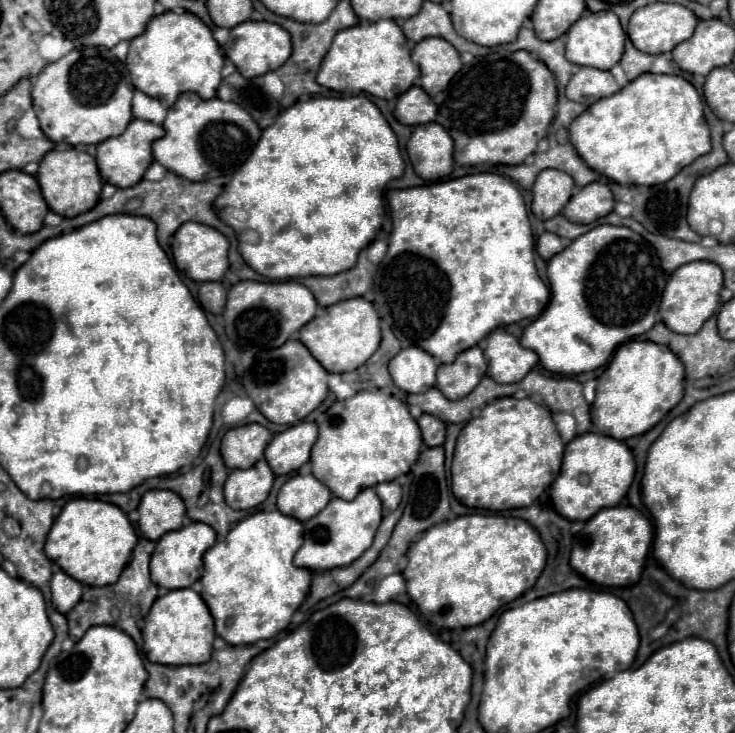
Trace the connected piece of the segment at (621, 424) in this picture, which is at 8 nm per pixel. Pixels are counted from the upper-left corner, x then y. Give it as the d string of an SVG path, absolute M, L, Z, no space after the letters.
M630 340L614 352L608 368L600 374L596 400L591 406L592 428L588 432L606 434L626 444L628 438L654 428L684 396L684 366L670 348L648 342Z

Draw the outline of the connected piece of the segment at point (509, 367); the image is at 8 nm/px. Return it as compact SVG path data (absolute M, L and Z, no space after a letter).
M500 328L490 332L486 340L488 346L484 352L488 360L488 376L492 380L498 380L502 384L520 382L538 364L536 352L522 348L512 334Z

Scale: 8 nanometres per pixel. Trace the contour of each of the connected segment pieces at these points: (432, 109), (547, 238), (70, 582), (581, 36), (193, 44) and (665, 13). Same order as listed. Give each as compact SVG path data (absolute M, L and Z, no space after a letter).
M412 86L398 98L394 116L398 122L408 124L408 126L426 124L436 118L436 104L422 88Z
M544 232L536 242L536 250L544 260L550 260L554 254L562 252L562 248L564 248L564 244L562 244L560 236L554 232Z
M56 570L50 580L51 602L58 612L66 614L82 596L82 584L78 584L74 578L66 576L66 572Z
M596 12L590 16L582 16L570 26L570 32L566 32L566 58L578 66L610 70L622 58L624 40L626 34L620 26L618 16L614 16L614 12Z
M164 12L148 22L142 36L130 40L126 64L134 88L170 108L182 92L196 92L202 100L214 98L222 82L224 54L212 36L212 30L198 16L190 12Z
M654 2L654 4L648 4L646 8L638 8L638 12L634 12L634 16L630 18L630 24L628 24L628 36L640 52L664 54L664 52L672 52L672 48L676 44L680 44L682 40L688 40L694 34L696 24L698 24L698 18L688 8L684 8L680 4Z

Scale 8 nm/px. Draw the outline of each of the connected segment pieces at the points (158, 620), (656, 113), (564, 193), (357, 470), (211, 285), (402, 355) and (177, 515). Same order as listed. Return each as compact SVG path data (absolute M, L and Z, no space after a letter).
M192 588L170 590L166 596L158 598L148 616L144 618L144 654L150 662L168 664L168 666L186 666L186 664L204 664L210 660L212 642L214 642L214 620L200 598Z
M640 74L620 92L594 102L570 124L570 142L598 174L618 184L656 186L710 152L710 132L696 88L674 74Z
M542 170L532 188L532 212L540 220L550 220L562 212L574 194L574 180L560 170Z
M364 390L354 394L348 400L334 402L326 418L318 426L318 440L312 448L312 474L330 488L330 492L342 500L352 500L362 488L376 486L380 482L396 480L402 474L408 474L410 466L418 460L423 446L422 434L416 420L410 416L406 404L382 390Z
M202 282L198 290L198 300L206 312L220 316L226 306L226 288L220 282Z
M410 346L400 350L390 360L388 370L394 384L400 390L408 394L418 394L418 392L426 392L436 384L438 364L434 356L430 356L426 350L418 346Z
M148 490L142 496L138 514L142 536L148 540L158 540L166 532L180 530L184 526L186 506L172 490Z

